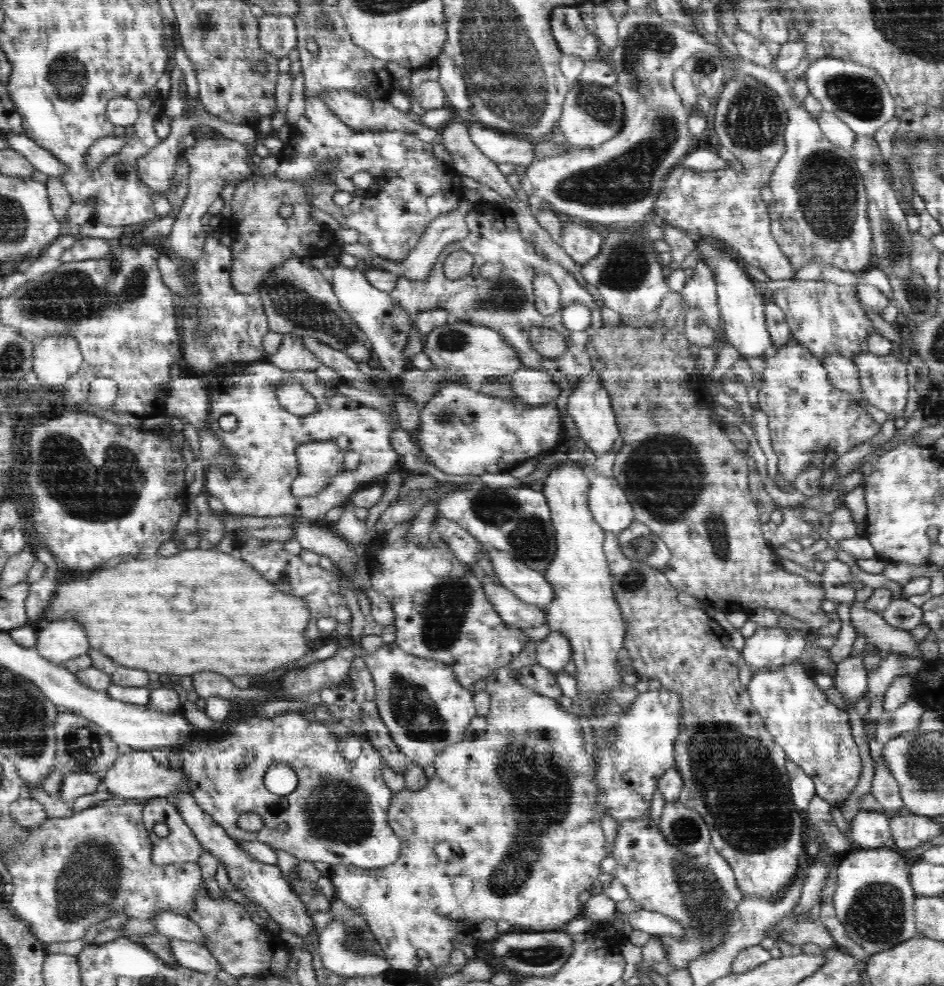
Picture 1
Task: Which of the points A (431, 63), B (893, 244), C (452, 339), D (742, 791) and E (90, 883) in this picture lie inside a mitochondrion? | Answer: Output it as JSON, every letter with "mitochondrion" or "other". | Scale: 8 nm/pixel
{"A":"other","B":"mitochondrion","C":"mitochondrion","D":"mitochondrion","E":"mitochondrion"}

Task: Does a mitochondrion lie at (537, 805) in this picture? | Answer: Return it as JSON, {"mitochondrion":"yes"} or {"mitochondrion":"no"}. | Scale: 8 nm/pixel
{"mitochondrion":"yes"}

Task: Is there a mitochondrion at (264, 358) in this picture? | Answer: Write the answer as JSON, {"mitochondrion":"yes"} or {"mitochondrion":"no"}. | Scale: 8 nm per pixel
{"mitochondrion":"no"}

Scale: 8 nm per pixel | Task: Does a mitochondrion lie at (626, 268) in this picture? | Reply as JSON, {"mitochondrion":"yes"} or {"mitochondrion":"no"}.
{"mitochondrion":"yes"}

